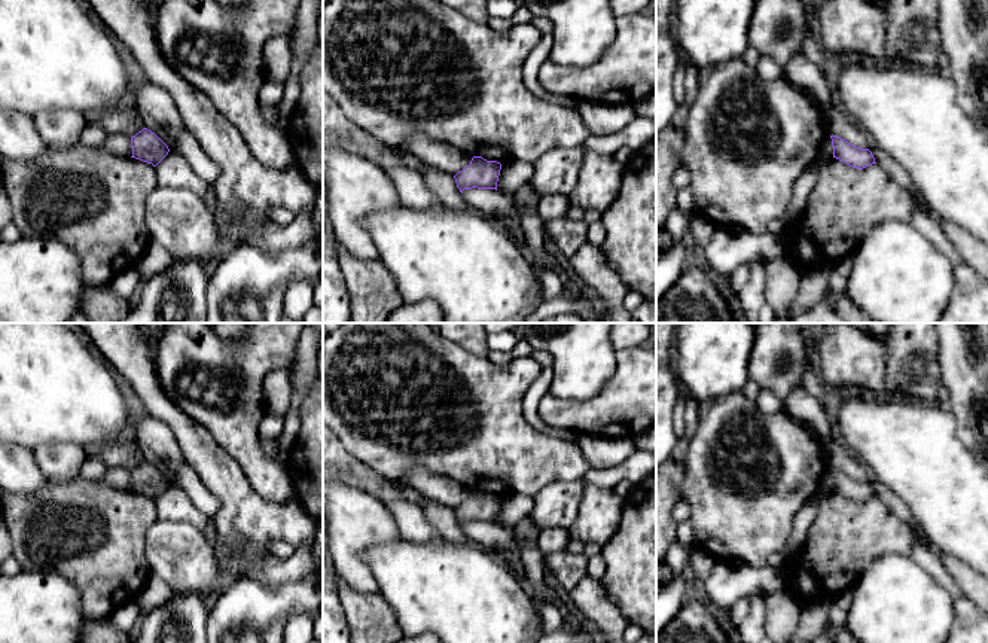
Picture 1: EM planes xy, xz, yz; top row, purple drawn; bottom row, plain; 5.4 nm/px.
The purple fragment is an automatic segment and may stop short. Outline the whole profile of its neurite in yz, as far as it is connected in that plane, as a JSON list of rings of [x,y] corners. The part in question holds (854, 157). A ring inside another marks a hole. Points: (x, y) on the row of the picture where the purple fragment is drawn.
[[[830,135],[830,138],[833,146],[833,158],[845,162],[847,165],[863,170],[872,164],[876,164],[869,149],[856,147],[836,135]]]

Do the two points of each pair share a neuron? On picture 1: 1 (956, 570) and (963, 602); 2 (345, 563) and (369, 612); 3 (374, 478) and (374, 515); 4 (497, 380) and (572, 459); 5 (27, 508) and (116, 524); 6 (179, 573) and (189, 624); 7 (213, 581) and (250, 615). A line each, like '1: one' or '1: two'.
1: two
2: two
3: two
4: one
5: one
6: two
7: two

